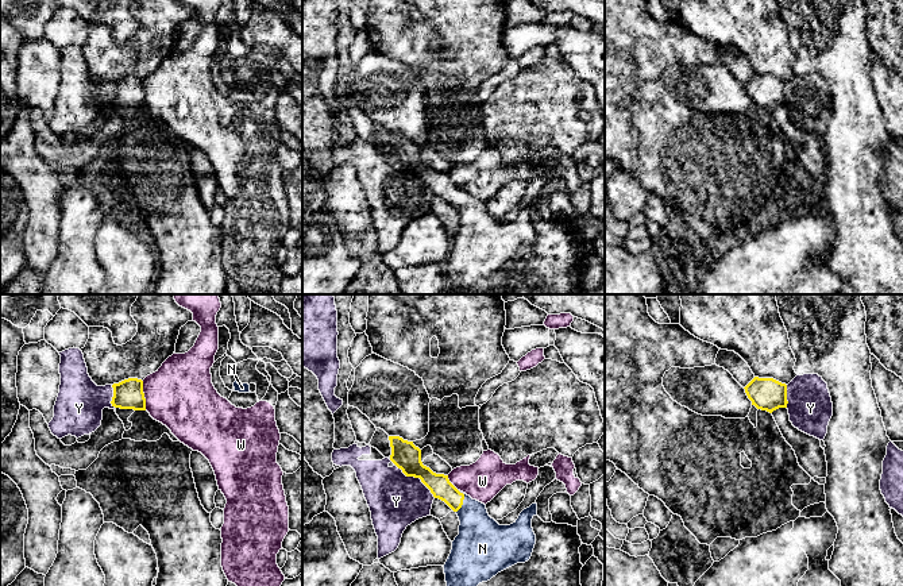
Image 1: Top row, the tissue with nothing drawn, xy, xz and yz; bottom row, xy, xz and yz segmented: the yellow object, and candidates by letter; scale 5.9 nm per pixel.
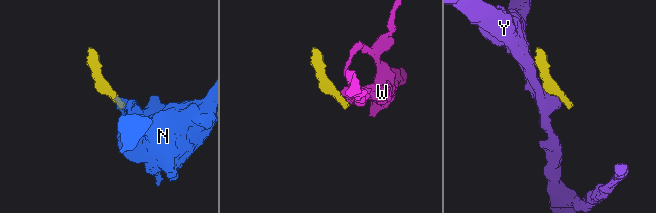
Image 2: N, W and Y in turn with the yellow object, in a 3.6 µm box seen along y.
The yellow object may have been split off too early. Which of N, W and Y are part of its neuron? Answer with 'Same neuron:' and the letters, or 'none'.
Same neuron: N

